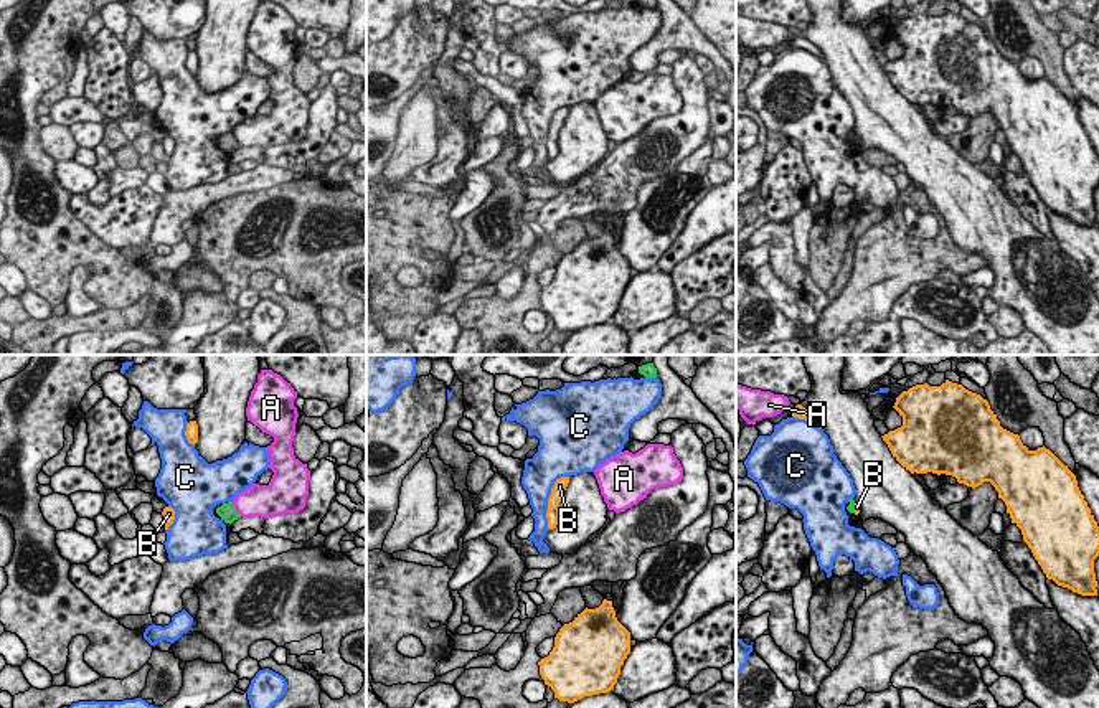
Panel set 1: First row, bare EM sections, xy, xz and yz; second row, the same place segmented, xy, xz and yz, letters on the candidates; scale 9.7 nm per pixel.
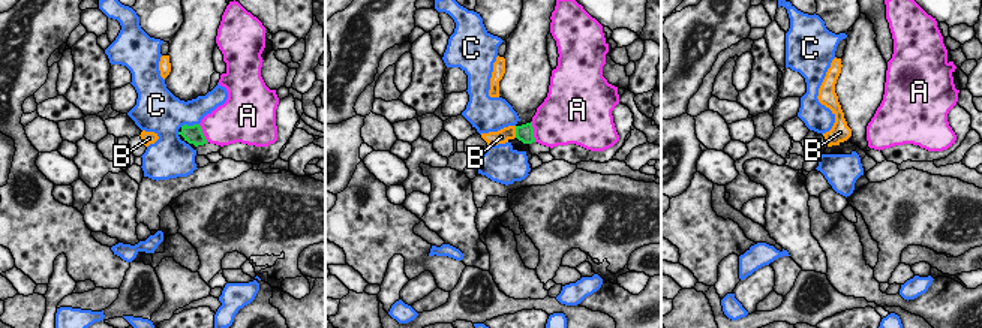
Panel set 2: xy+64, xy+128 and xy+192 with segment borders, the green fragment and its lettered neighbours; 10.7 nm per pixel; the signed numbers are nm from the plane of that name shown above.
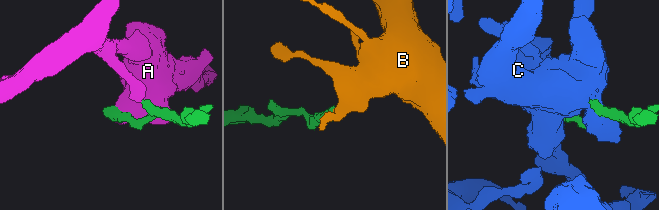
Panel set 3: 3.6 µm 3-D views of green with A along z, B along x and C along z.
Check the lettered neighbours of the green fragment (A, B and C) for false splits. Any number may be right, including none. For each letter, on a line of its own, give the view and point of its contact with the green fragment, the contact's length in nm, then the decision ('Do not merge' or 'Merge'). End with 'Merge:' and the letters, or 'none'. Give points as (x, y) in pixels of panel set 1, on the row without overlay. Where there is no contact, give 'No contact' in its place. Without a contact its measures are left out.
A: Touches green at xy (235, 139). Shared border 190 nm. Do not merge
B: Touches green at yz (853, 139). Shared border 100 nm. Do not merge
C: Touches green at xz (652, 7). Shared border 130 nm. Do not merge
Merge: none

